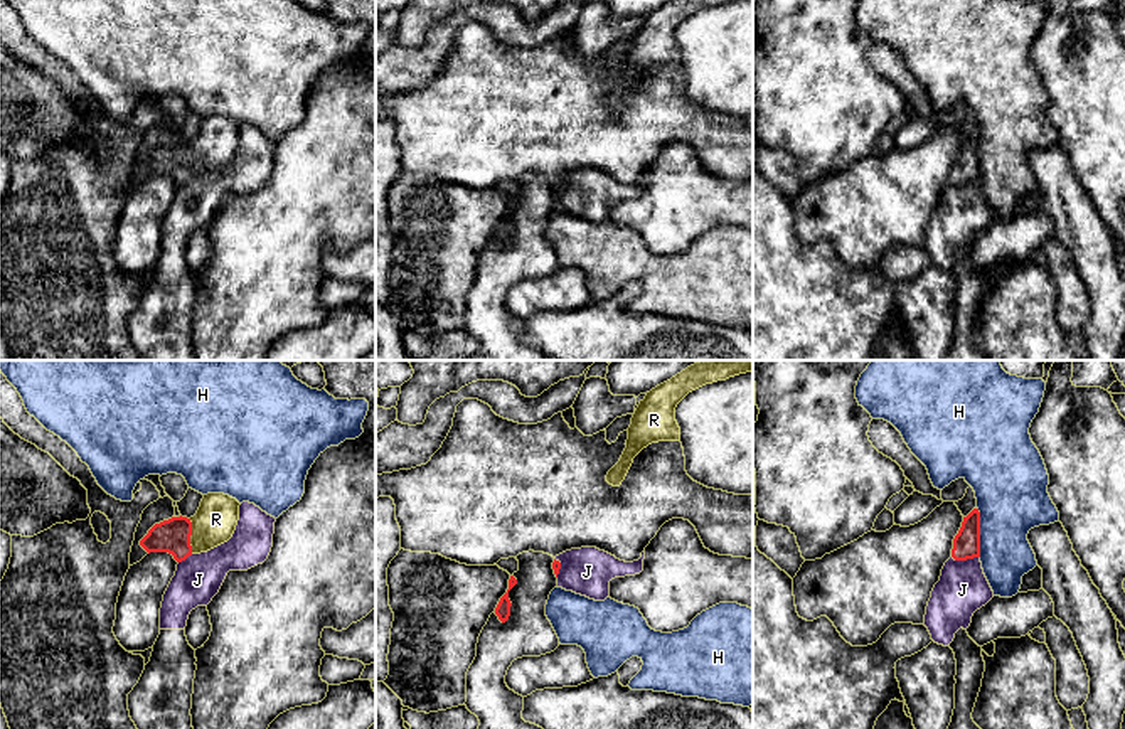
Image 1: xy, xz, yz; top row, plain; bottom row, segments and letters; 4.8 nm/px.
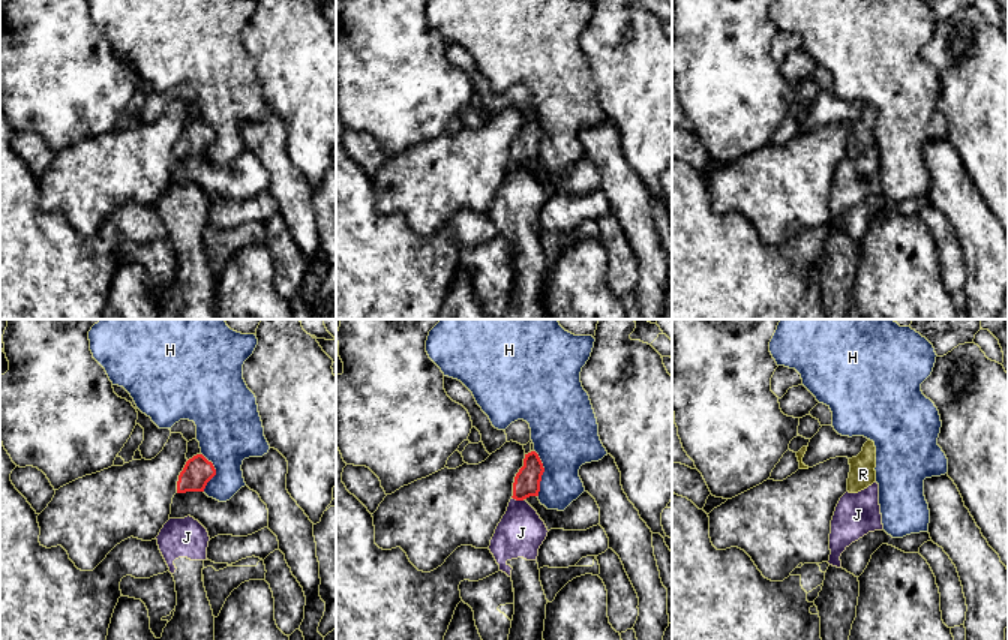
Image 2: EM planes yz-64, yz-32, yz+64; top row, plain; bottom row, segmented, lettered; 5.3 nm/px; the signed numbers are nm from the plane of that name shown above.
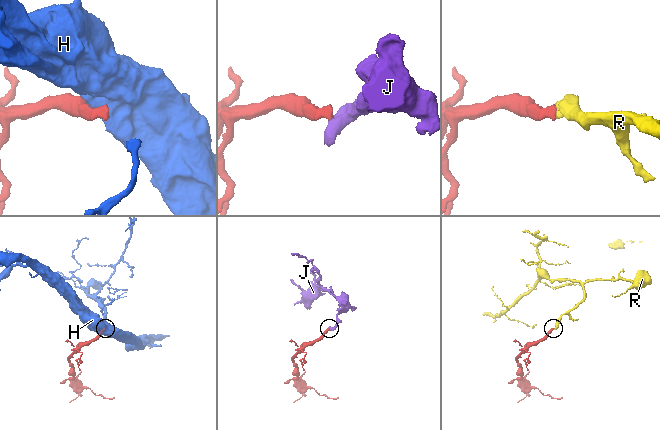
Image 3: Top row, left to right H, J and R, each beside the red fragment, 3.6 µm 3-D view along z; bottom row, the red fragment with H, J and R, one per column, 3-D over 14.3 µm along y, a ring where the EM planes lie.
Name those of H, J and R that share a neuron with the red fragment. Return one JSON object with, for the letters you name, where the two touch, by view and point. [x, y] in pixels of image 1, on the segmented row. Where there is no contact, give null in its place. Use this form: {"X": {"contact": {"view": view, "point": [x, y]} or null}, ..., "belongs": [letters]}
{"R": {"contact": {"view": "xy", "point": [191, 534]}}, "belongs": ["R"]}

